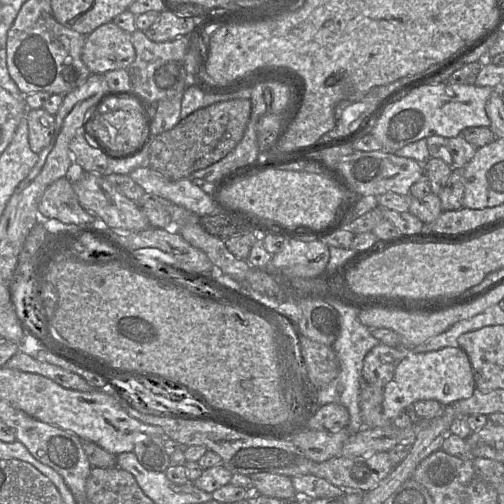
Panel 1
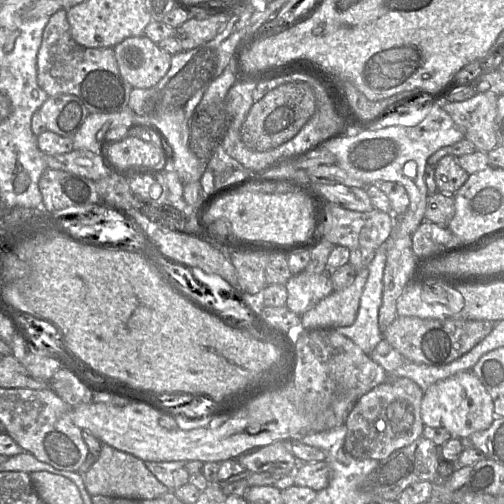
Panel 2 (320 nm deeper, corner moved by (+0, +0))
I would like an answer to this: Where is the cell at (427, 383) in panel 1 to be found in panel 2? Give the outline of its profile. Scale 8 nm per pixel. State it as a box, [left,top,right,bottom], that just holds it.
[421,371,495,439]

